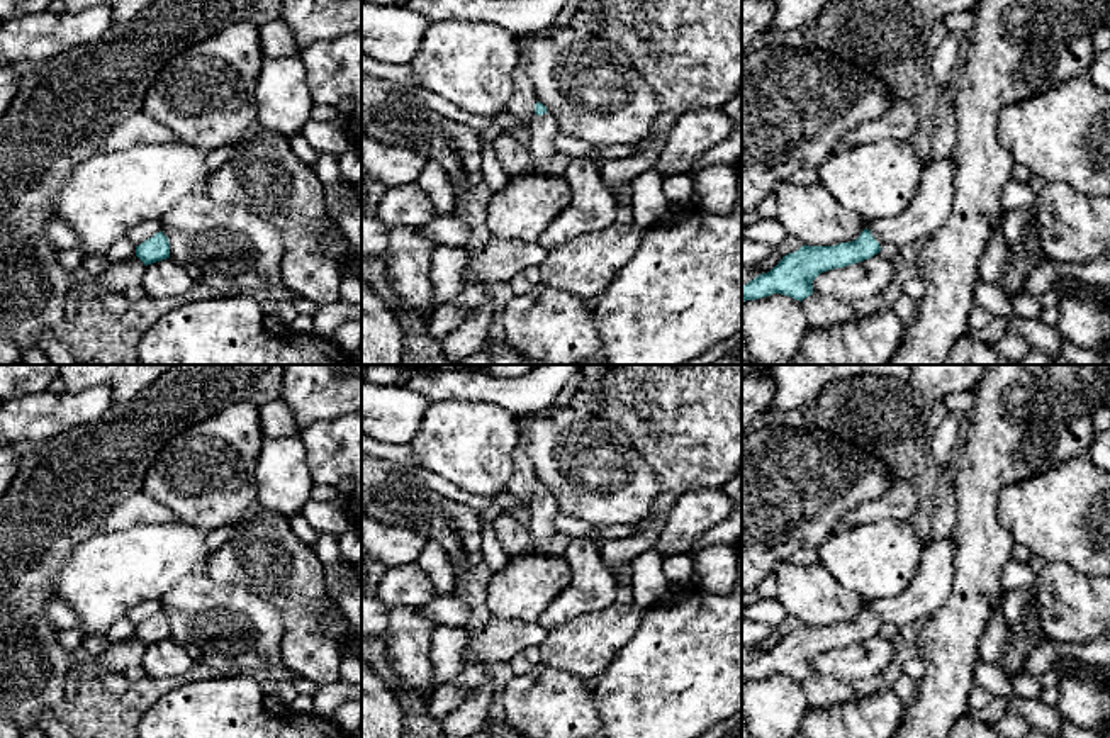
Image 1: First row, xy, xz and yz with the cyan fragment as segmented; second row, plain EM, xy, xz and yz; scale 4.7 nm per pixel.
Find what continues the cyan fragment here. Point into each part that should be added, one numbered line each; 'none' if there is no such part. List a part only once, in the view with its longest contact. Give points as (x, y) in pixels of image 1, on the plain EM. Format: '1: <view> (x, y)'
1: yz (929, 591)

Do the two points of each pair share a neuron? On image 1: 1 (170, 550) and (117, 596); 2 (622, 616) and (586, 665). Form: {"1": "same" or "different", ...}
{"1": "same", "2": "same"}

